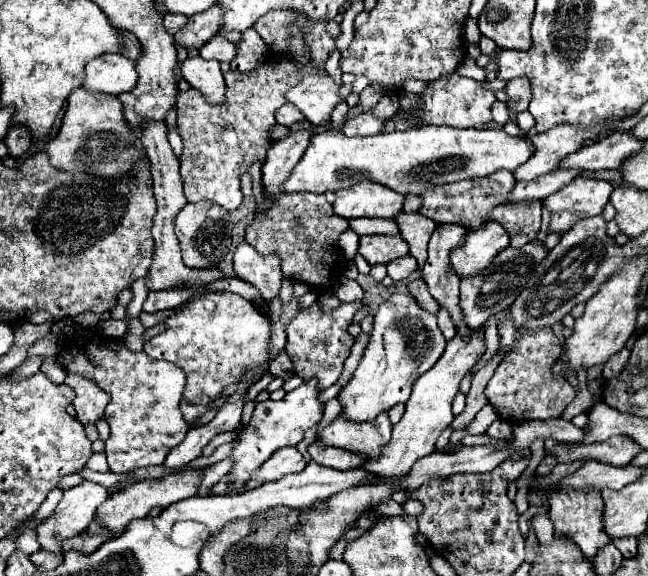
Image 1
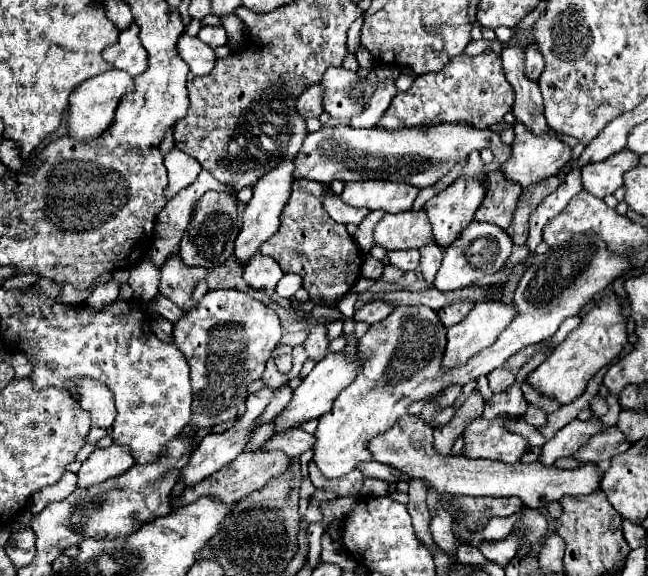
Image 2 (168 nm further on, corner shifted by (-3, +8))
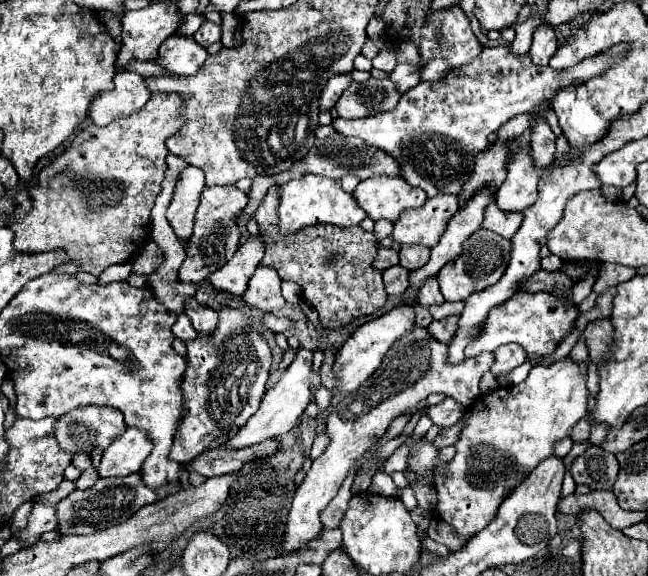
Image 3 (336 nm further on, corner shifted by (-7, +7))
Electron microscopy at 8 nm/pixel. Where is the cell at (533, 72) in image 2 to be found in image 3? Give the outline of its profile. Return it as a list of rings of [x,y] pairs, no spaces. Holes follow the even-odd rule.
[[[540,24],[536,28],[532,46],[530,46],[530,56],[532,62],[536,66],[548,66],[550,58],[554,56],[554,52],[558,50],[558,42],[556,42],[556,30],[550,24]]]

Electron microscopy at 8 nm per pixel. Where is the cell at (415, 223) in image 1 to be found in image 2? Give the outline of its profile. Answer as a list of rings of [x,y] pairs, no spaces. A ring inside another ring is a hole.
[[[428,243],[428,245],[420,247],[418,251],[420,251],[420,269],[422,269],[422,275],[428,281],[428,285],[432,285],[434,275],[440,269],[442,249],[436,243]]]

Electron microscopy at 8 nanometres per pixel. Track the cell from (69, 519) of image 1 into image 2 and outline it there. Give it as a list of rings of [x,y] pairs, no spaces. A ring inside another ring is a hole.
[[[110,445],[106,449],[96,449],[80,467],[78,471],[78,487],[88,489],[92,485],[98,485],[106,479],[118,477],[120,473],[128,471],[132,467],[132,455],[130,449],[124,449],[120,445]]]

